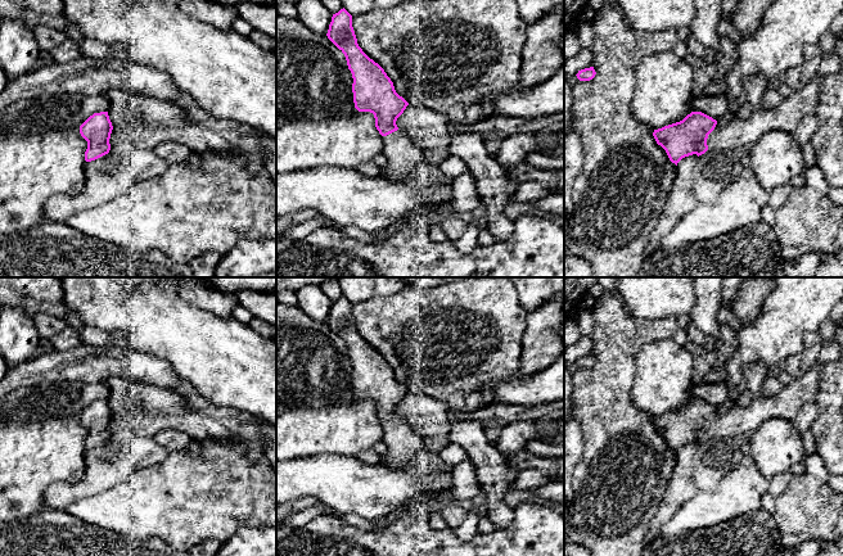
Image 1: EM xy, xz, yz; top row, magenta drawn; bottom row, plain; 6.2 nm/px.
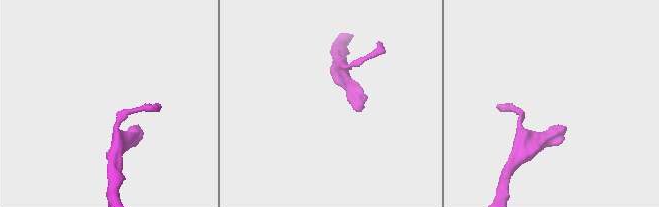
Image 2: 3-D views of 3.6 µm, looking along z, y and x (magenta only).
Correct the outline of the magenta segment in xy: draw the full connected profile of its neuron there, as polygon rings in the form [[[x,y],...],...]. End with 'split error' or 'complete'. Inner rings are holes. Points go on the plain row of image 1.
[[[108,399],[94,401],[81,413],[80,421],[87,429],[85,448],[95,448],[111,438],[111,421],[113,413]]] | complete

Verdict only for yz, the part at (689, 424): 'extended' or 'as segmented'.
extended

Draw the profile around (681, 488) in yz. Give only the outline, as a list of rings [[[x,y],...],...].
[[[693,442],[682,446],[677,451],[675,470],[658,511],[646,530],[644,544],[650,543],[654,538],[659,537],[663,524],[668,521],[679,511],[679,508],[698,492],[694,480],[695,467],[693,464],[698,447],[699,444]]]

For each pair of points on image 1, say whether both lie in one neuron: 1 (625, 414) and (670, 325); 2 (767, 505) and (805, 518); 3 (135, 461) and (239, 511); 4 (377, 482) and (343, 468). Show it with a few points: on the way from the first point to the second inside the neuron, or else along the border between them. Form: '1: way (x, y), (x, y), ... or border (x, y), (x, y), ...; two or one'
1: way (621, 387), (621, 356), (643, 334); one
2: border (775, 497), (775, 510), (772, 514); two
3: border (172, 451), (161, 461), (133, 470), (121, 482); two
4: way (369, 482), (357, 482), (351, 475); one

